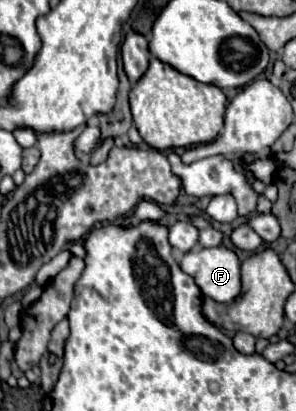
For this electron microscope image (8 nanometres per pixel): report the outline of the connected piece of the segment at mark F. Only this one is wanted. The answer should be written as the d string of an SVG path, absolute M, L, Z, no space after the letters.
M195 247L185 253L181 269L189 273L205 297L229 303L241 293L241 263L227 247Z

